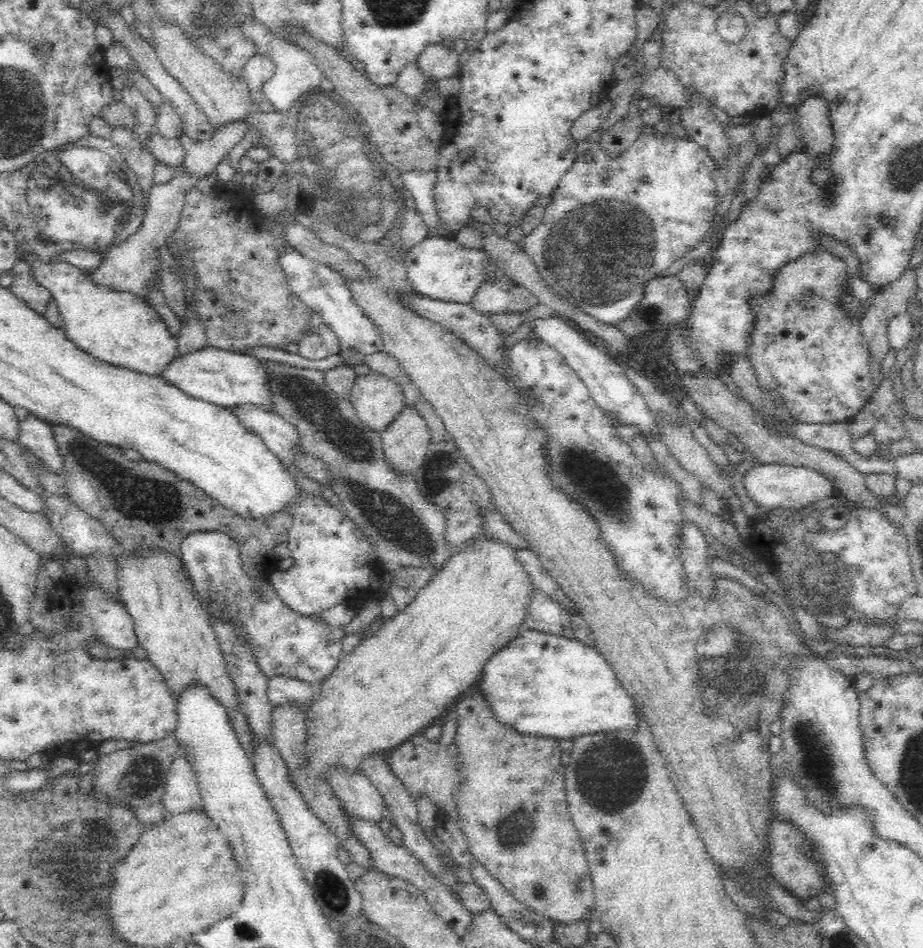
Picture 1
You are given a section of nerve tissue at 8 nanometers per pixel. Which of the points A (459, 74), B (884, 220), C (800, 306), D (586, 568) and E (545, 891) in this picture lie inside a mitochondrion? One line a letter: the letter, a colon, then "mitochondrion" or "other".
A: other
B: other
C: mitochondrion
D: other
E: mitochondrion

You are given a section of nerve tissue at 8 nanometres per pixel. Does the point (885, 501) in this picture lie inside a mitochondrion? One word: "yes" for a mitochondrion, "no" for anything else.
no

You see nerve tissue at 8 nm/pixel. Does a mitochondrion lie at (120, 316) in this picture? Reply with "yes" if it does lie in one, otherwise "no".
no

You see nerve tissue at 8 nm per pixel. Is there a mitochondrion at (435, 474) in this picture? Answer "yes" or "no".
yes

